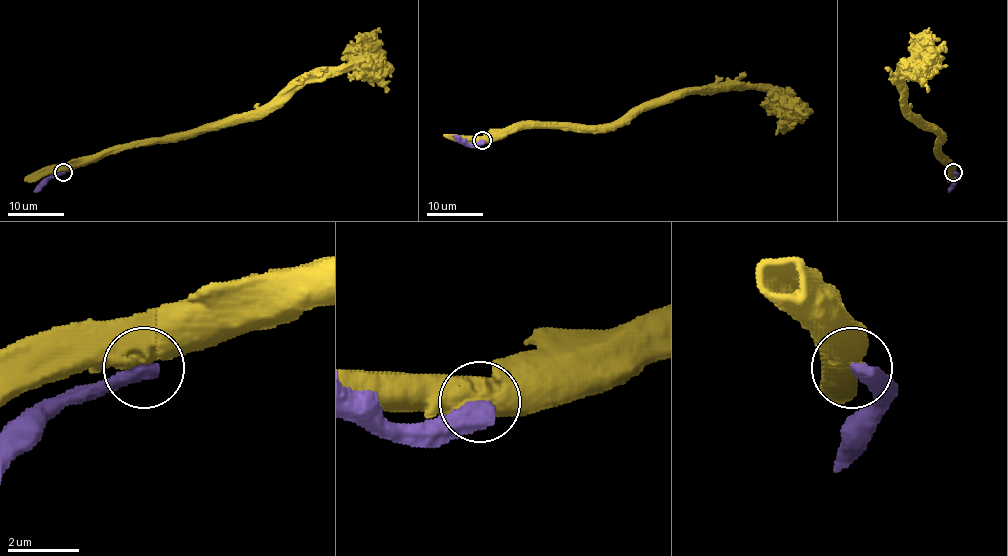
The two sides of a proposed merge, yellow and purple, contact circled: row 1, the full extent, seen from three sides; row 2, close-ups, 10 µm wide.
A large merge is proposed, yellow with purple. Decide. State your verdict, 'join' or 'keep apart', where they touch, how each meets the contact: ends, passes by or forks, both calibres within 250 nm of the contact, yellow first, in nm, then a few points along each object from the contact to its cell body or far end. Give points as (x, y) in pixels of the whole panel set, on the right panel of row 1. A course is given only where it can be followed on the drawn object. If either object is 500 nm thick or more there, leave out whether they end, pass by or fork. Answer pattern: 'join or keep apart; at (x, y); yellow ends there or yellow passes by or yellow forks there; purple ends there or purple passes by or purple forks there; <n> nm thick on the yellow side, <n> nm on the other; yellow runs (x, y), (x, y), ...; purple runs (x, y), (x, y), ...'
keep apart; at (953, 172); 800 nm thick on the yellow side, 480 nm on the other; yellow runs (953, 171), (941, 158), (941, 139), (904, 105), (901, 70), (920, 49), (920, 37), (930, 28); purple runs (953, 172), (956, 184), (948, 192)

